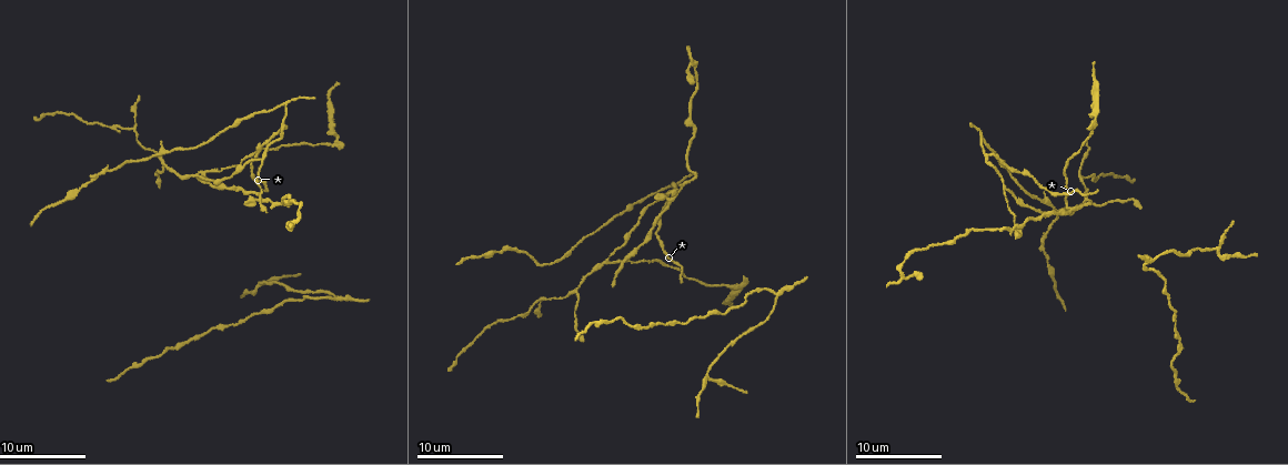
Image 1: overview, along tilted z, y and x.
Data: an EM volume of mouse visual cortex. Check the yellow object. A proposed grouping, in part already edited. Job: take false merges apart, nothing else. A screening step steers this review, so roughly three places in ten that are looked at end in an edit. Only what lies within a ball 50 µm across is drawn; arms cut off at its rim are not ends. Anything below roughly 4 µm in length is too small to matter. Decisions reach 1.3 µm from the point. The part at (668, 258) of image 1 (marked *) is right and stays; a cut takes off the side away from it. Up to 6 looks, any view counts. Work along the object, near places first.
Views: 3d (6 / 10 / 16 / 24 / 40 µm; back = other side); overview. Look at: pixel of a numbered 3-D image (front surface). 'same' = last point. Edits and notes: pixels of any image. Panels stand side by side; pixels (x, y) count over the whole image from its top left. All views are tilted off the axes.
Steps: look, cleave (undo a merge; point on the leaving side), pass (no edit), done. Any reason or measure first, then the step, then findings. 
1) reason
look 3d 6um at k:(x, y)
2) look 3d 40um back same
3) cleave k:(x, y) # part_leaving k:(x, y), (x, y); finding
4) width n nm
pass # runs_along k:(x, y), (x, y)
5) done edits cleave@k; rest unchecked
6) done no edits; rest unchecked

four arms meet
look 3d 6um at 1:(193, 175)

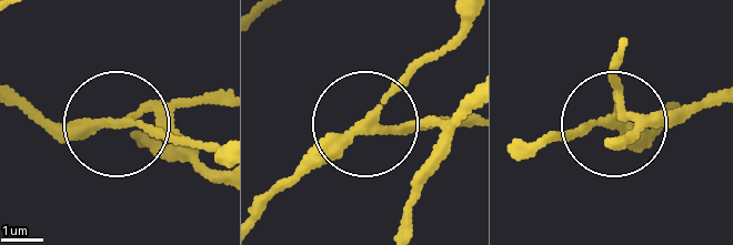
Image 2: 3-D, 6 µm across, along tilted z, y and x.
arms 4
cleave 2:(196, 102) # part_leaving 2:(382, 128), (460, 115); two neurons meet here

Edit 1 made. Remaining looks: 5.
look 3d 6um at 1:(1079, 173)

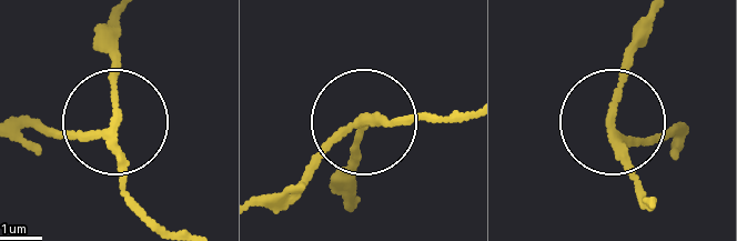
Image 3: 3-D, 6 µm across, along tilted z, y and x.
look 3d 6um back at 3:(613, 131)

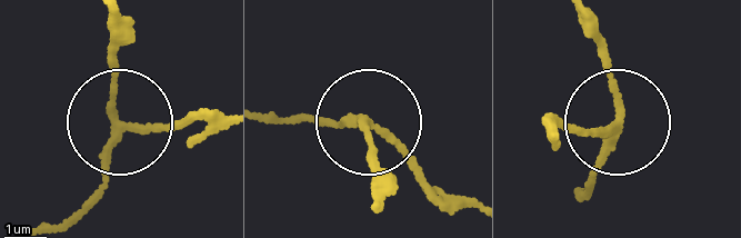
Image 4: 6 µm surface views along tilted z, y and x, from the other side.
cleave 4:(168, 125) # part_leaving 4:(119, 120), (164, 130), (224, 120); two neurons meet here

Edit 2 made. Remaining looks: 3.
look overview

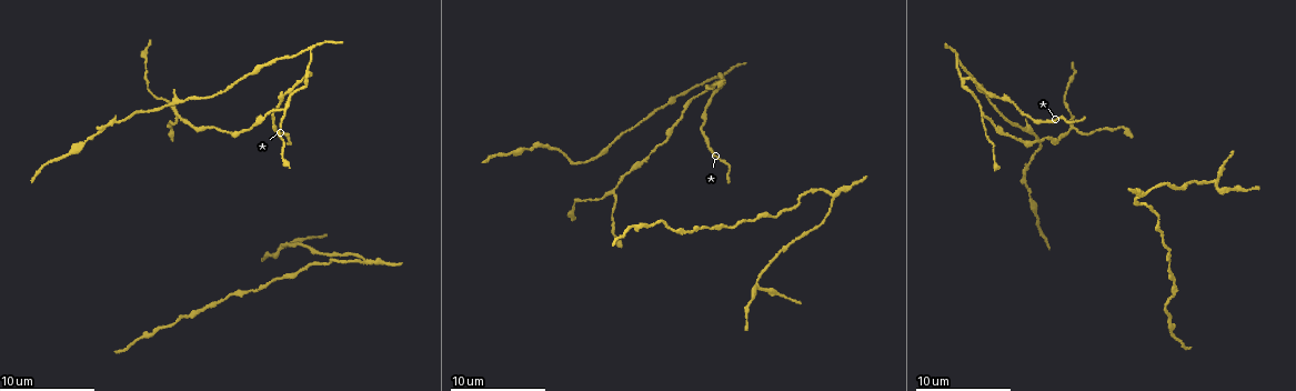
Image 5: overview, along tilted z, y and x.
three arms meet
look 3d 6um at 5:(176, 114)

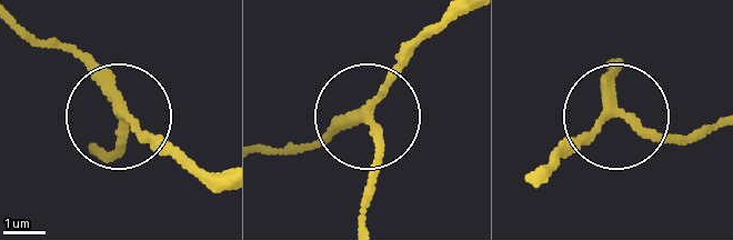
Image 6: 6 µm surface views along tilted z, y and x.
width 210 nm
pass # runs_along 6:(217, 173), (120, 120), (116, 158), (100, 156); one neuron here

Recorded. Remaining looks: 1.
done edits cleave@2, cleave@4; rest unchecked

